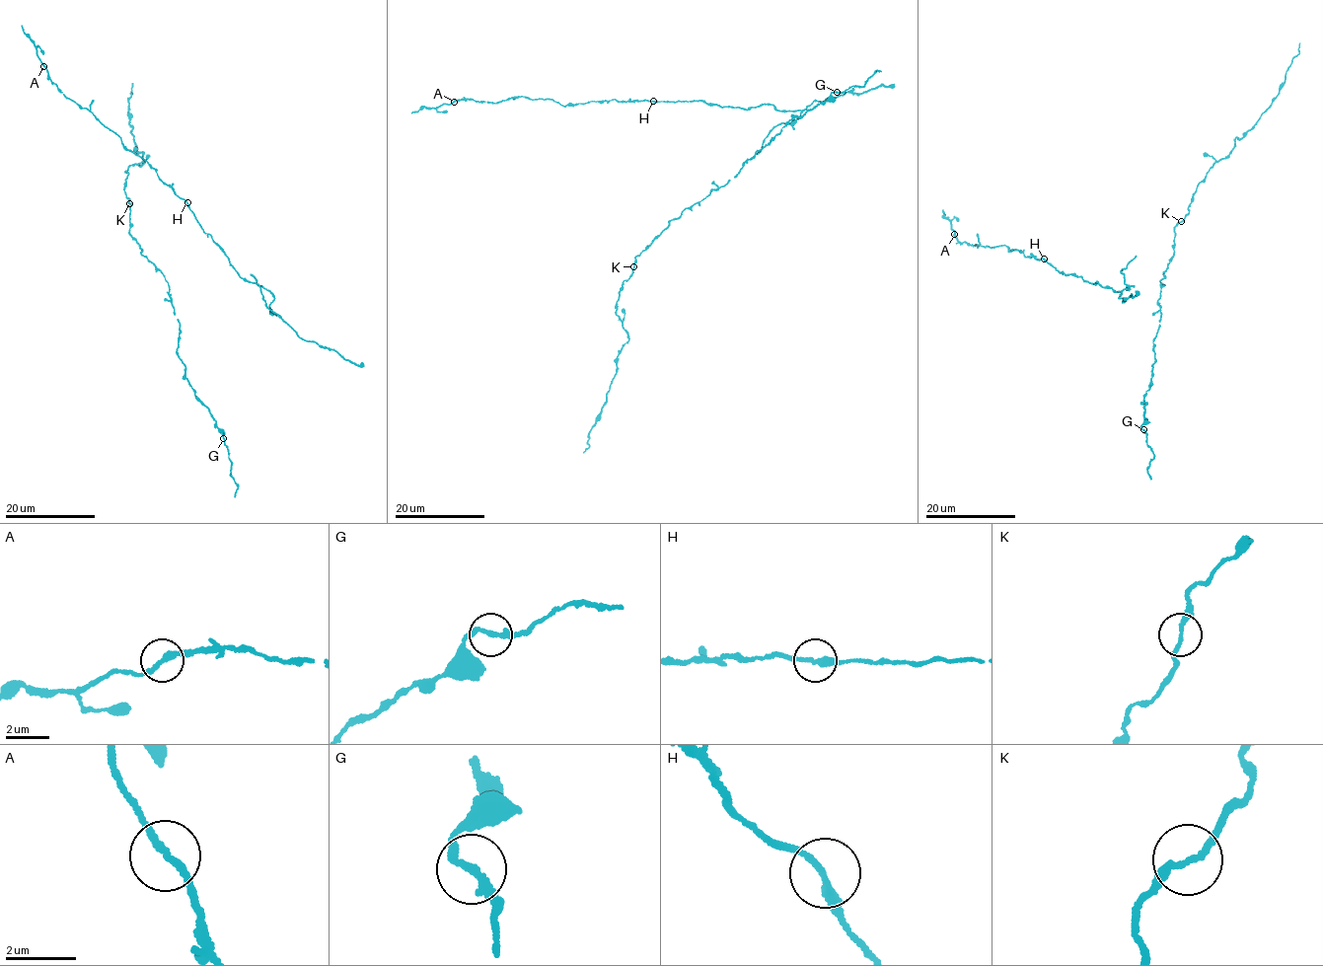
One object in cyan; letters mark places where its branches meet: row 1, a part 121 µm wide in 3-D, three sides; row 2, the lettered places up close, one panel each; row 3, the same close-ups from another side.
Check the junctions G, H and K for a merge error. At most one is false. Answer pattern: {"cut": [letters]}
{"cut": []}

